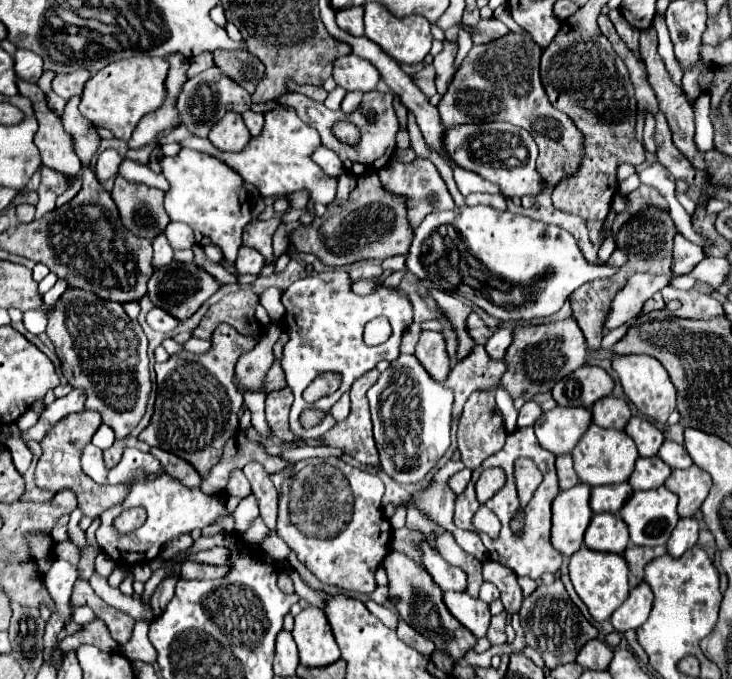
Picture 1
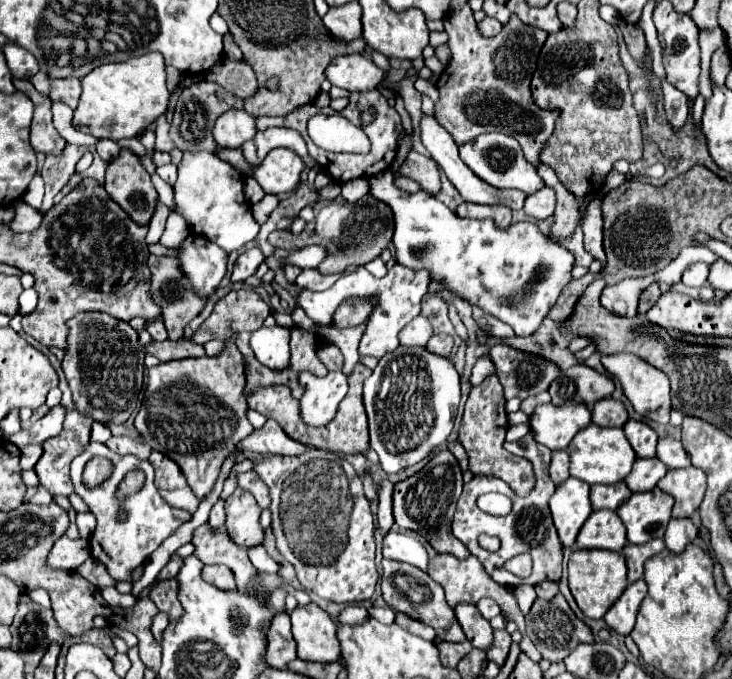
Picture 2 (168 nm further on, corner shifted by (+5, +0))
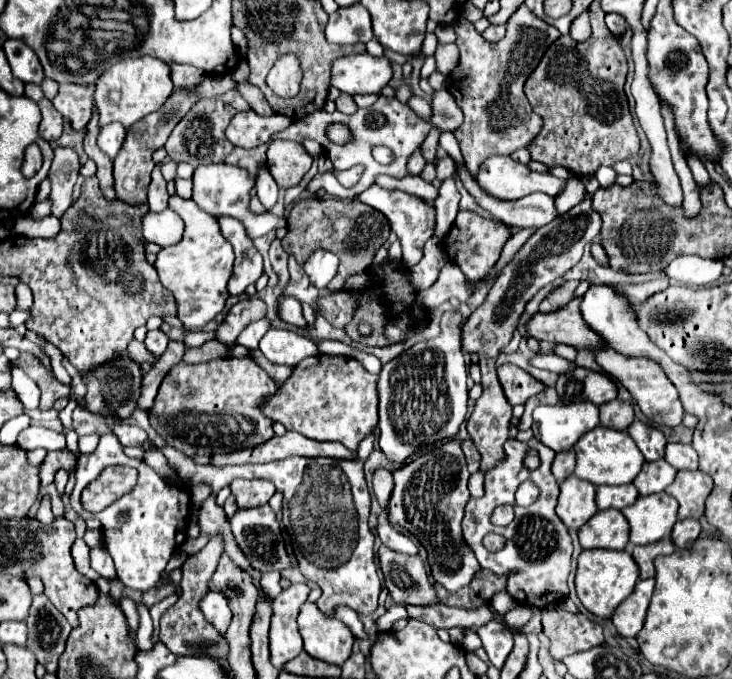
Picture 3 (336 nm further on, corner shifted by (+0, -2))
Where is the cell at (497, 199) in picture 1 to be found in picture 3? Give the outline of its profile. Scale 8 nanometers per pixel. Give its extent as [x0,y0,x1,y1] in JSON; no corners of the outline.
[445,212,511,280]

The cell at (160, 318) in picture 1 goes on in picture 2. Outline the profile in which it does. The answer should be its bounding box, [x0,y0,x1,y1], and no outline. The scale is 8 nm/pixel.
[146,320,166,340]

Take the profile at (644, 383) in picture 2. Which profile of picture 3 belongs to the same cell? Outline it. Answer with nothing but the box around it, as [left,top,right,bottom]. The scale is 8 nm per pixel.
[597,348,683,426]

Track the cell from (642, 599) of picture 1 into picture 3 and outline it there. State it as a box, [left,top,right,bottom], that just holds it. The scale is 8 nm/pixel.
[611,578,655,638]

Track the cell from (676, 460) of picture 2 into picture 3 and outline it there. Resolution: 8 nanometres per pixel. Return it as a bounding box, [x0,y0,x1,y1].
[665,444,697,470]

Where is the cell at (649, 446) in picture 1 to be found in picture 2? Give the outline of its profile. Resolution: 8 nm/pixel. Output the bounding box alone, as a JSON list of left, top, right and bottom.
[624,420,656,458]

